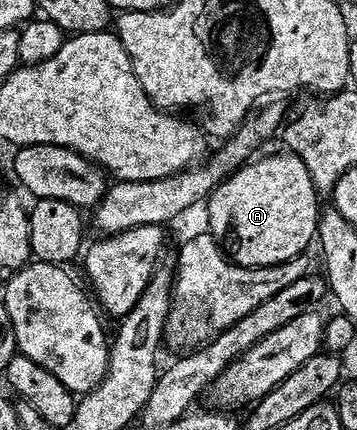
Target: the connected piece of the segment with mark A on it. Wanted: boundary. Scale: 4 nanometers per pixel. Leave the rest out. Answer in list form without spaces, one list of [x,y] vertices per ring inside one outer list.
[[[292,153],[254,158],[209,194],[208,234],[240,267],[270,267],[308,252],[317,234],[319,196],[307,165]]]

